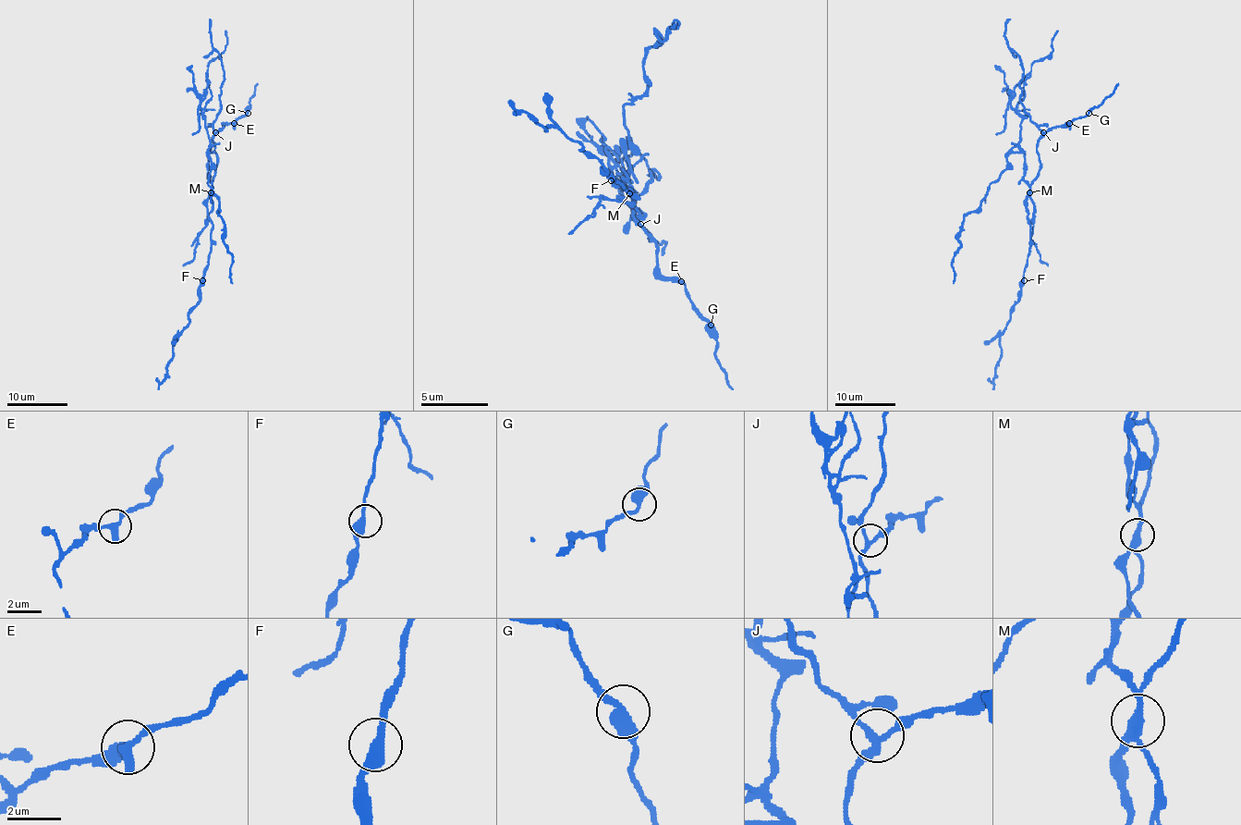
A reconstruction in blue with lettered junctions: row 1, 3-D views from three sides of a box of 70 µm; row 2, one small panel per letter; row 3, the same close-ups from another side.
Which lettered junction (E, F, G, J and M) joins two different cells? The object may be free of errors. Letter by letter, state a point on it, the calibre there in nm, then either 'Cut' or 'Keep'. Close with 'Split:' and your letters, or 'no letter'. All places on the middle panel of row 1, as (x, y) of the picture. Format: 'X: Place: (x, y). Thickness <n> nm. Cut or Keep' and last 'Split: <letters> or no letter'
E: Place: (681, 281). Thickness 300 nm. Keep
F: Place: (611, 180). Thickness 360 nm. Keep
G: Place: (711, 325). Thickness 320 nm. Keep
J: Place: (640, 224). Thickness 240 nm. Keep
M: Place: (629, 193). Thickness 240 nm. Cut
Split: M

